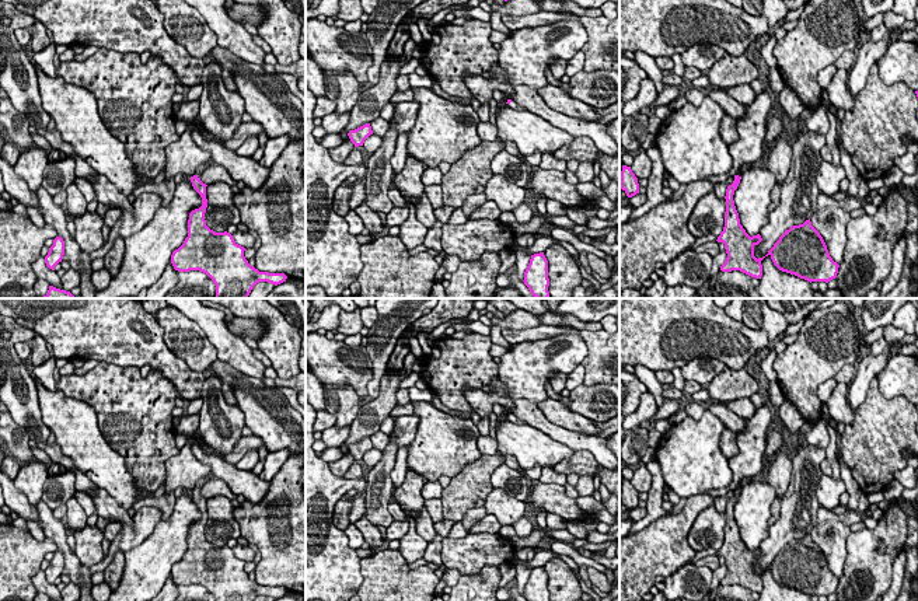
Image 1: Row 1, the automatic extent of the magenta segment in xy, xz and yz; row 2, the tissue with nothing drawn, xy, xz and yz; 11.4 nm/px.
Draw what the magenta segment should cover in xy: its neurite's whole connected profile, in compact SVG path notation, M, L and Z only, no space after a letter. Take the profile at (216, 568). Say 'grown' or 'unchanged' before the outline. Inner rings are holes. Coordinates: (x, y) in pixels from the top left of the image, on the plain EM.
grown; M213 475L199 479L191 496L202 511L202 520L189 527L188 551L171 569L171 577L178 586L200 584L216 601L254 601L259 595L275 600L286 595L285 587L259 586L244 570L245 562L238 559L227 545L214 546L206 539L207 521L206 497L200 489Z

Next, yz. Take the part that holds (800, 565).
unchanged; M810 532L786 544L765 570L768 569L779 584L810 597L828 597L837 591L840 581Z

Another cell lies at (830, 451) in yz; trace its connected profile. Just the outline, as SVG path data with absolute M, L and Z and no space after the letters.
M827 424L828 433L830 433L830 444L825 448L825 458L830 461L831 467L833 467L833 478L838 479L840 475L840 462L837 460L837 433L835 430Z

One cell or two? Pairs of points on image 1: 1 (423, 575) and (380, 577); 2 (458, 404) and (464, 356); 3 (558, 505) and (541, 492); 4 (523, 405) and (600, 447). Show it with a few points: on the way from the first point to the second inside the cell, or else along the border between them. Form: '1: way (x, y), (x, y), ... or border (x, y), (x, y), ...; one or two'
1: way (412, 577), (391, 577); one
2: way (457, 392), (458, 367); one
3: way (554, 500), (545, 496); one
4: way (543, 423), (554, 432), (580, 443); one

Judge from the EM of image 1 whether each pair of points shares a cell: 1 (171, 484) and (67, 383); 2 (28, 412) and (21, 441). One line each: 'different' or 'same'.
1: different
2: different

